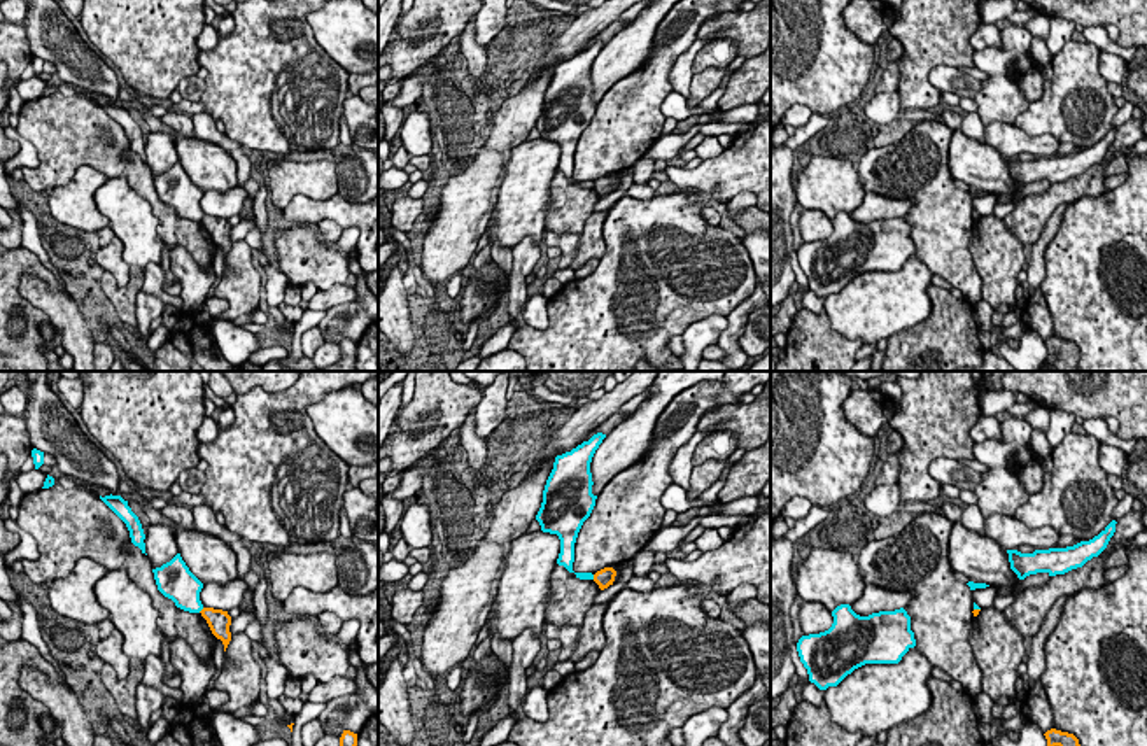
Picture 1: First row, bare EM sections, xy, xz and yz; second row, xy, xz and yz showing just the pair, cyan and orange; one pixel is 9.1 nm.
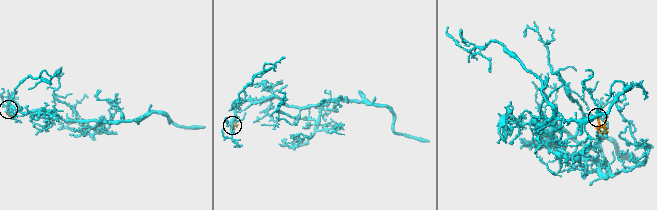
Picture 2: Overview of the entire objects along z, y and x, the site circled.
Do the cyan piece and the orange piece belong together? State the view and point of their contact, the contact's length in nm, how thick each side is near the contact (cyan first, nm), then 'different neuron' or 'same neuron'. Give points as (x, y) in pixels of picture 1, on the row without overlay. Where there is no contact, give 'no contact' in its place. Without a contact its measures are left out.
contact xy (200, 218); length 70 nm; calibres 300 and 200 nm; different neuron

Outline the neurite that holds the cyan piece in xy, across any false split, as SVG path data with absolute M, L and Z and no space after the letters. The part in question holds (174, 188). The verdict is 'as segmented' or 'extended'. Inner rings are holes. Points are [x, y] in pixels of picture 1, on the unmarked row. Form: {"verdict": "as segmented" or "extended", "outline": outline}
{"verdict": "as segmented", "outline": "M180 161L161 175L152 177L152 180L158 198L172 207L177 215L189 221L200 221L203 217L200 208L203 191L189 179Z"}

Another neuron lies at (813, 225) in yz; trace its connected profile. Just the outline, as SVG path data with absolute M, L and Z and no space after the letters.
M804 210L799 219L804 243L820 242L832 235L834 224L821 210Z

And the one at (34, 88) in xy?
M32 77L16 84L18 93L25 102L40 98L44 95L46 86L47 82L40 77Z

